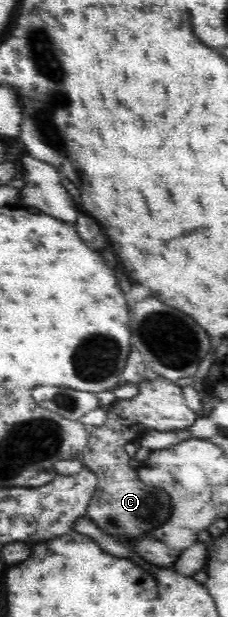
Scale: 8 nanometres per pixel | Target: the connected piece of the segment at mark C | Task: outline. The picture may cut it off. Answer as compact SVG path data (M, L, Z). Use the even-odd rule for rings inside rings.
M149 376L137 386L138 394L136 396L130 399L117 399L110 408L106 409L108 418L106 418L102 426L89 427L90 438L79 457L83 465L94 472L98 480L96 490L86 510L86 517L94 521L98 528L105 533L116 537L124 543L134 542L136 538L148 536L152 530L162 526L170 518L172 511L170 495L160 488L154 489L143 484L138 477L137 468L128 465L131 457L126 453L124 446L128 442L138 441L138 438L148 429L168 431L176 428L186 428L186 426L192 426L201 416L198 412L193 412L188 408L187 401L182 393L182 387L176 386L174 382L166 378L161 377L155 380L153 376Z

